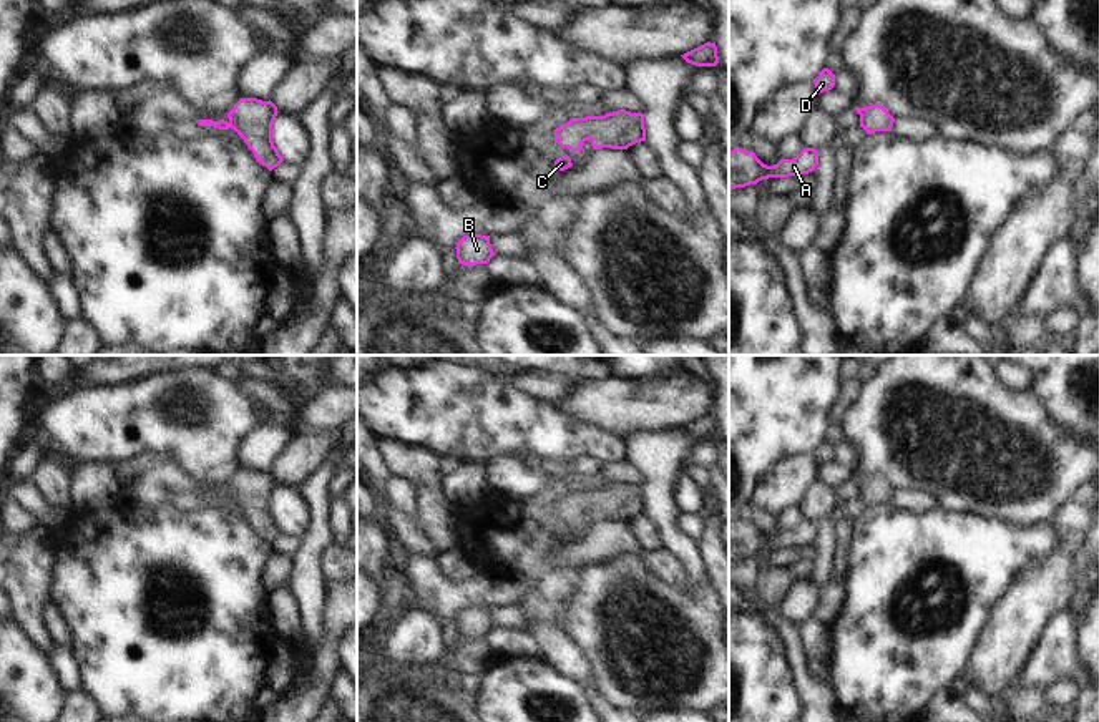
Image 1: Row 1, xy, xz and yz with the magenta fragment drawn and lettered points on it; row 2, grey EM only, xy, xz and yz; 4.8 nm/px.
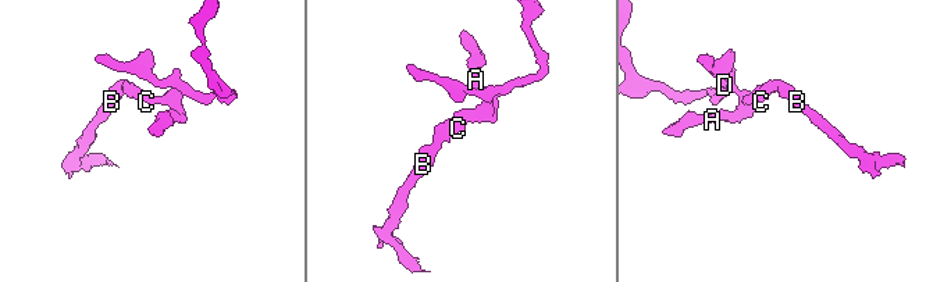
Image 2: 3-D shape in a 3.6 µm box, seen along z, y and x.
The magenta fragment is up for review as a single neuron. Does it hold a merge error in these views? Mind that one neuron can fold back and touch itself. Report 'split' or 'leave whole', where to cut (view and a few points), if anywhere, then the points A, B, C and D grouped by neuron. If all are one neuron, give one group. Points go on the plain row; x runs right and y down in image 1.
leave whole; no cut; A B C D

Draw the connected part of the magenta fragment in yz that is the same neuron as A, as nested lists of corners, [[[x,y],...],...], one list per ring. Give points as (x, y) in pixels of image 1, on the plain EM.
[[[734,520],[729,524],[729,563],[757,556],[769,549],[802,548],[815,543],[818,536],[818,523],[803,520],[794,531],[780,531],[774,538],[764,536],[754,523]]]

